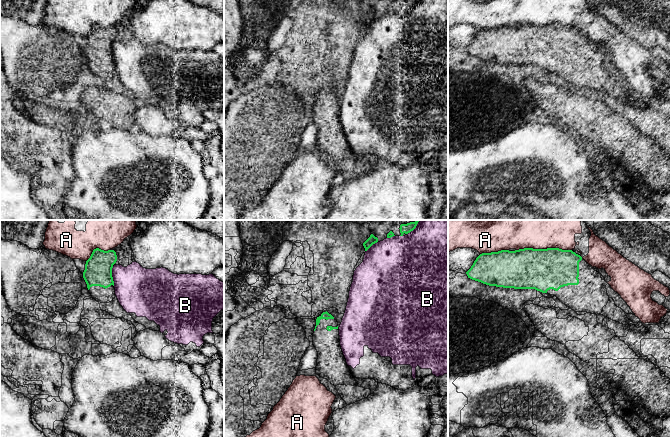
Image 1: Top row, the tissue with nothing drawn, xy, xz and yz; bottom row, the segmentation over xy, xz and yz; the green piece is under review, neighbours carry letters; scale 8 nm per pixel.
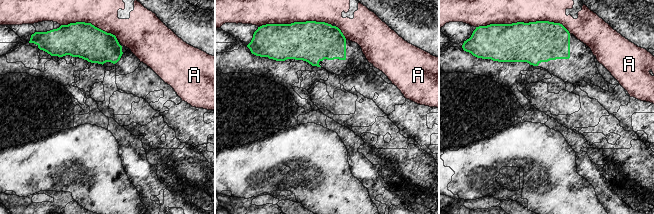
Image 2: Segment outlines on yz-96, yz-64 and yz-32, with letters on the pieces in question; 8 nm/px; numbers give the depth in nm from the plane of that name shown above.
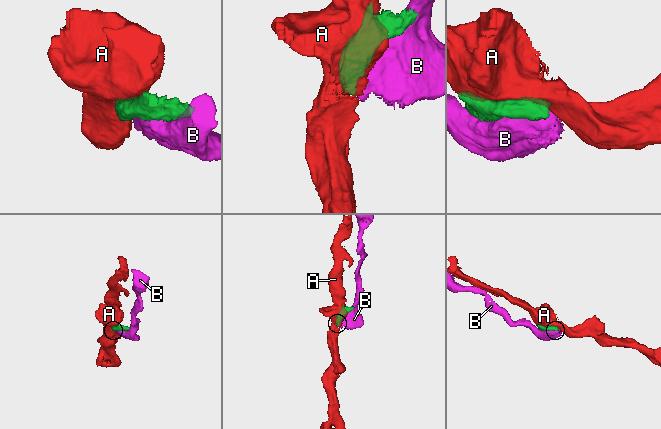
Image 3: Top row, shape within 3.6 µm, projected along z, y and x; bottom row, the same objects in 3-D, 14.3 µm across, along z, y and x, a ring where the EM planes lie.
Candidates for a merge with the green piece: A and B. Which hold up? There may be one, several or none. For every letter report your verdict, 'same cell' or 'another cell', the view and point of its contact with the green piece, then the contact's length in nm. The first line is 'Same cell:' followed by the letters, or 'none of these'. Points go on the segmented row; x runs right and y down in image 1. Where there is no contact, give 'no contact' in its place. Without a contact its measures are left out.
Same cell: none of these
A: another cell | yz (543, 249) | 440 nm
B: another cell | xy (111, 276) | 160 nm

